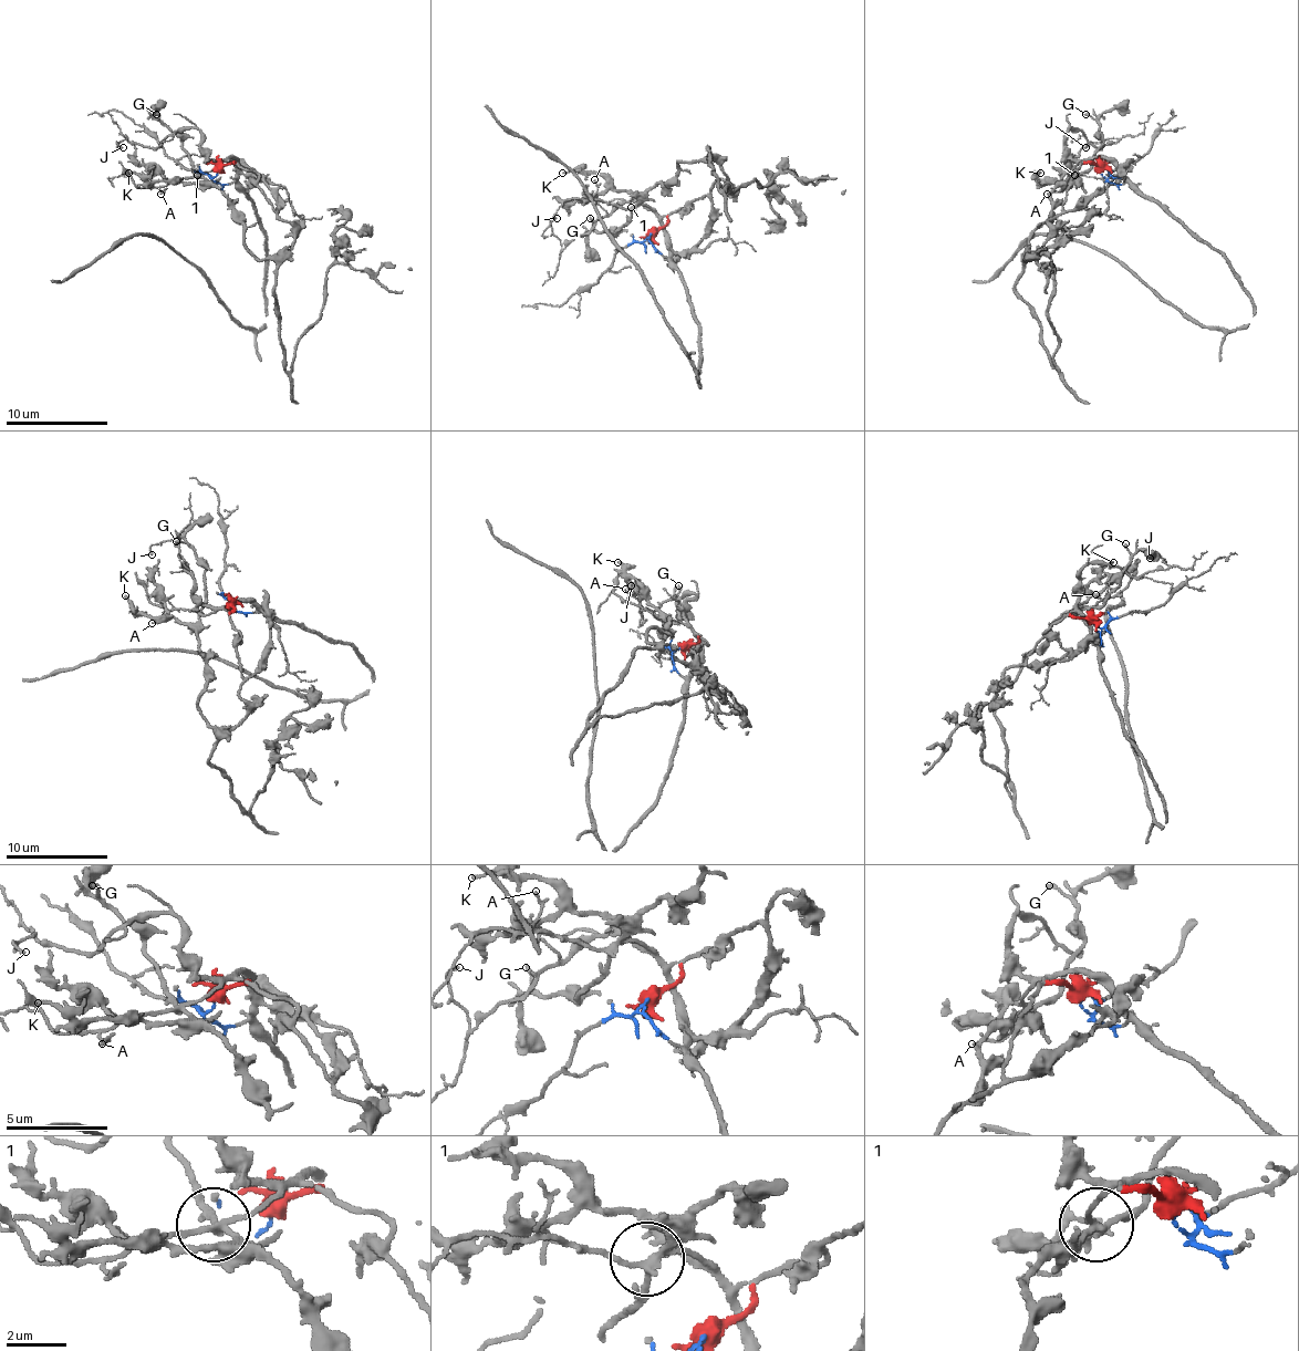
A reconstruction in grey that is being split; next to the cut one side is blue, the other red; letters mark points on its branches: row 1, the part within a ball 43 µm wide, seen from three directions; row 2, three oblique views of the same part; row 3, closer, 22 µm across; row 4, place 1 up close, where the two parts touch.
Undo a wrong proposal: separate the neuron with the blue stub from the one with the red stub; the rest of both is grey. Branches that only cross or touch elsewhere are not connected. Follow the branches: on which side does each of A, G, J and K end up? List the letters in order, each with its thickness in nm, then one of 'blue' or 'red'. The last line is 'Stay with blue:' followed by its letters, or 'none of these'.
A: 100 nm | blue
G: 150 nm | red
J: 140 nm | blue
K: 150 nm | red
Stay with blue: A, J

